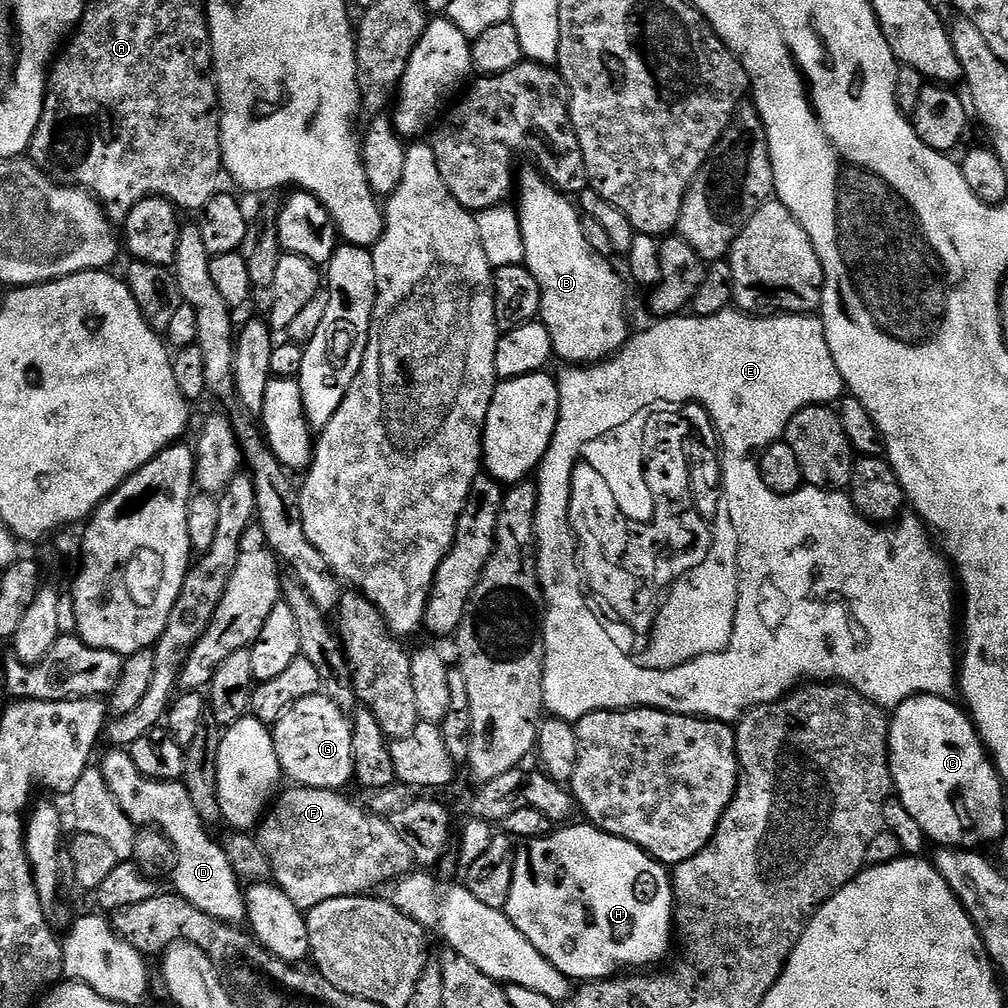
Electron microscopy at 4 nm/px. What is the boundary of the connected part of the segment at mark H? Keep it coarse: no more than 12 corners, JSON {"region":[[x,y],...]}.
{"region":[[587,822],[515,853],[507,914],[572,982],[656,964],[670,872]]}

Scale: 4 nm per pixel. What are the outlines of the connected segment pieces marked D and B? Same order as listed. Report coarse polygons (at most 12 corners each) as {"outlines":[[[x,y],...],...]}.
{"outlines":[[[131,751],[98,767],[141,829],[172,844],[175,895],[243,925],[242,881],[185,786],[147,780]],[[533,167],[519,173],[522,260],[555,359],[630,338],[625,277]]]}

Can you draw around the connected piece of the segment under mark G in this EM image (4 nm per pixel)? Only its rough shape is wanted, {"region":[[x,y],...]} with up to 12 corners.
{"region":[[327,694],[271,729],[293,785],[353,783],[352,725]]}

